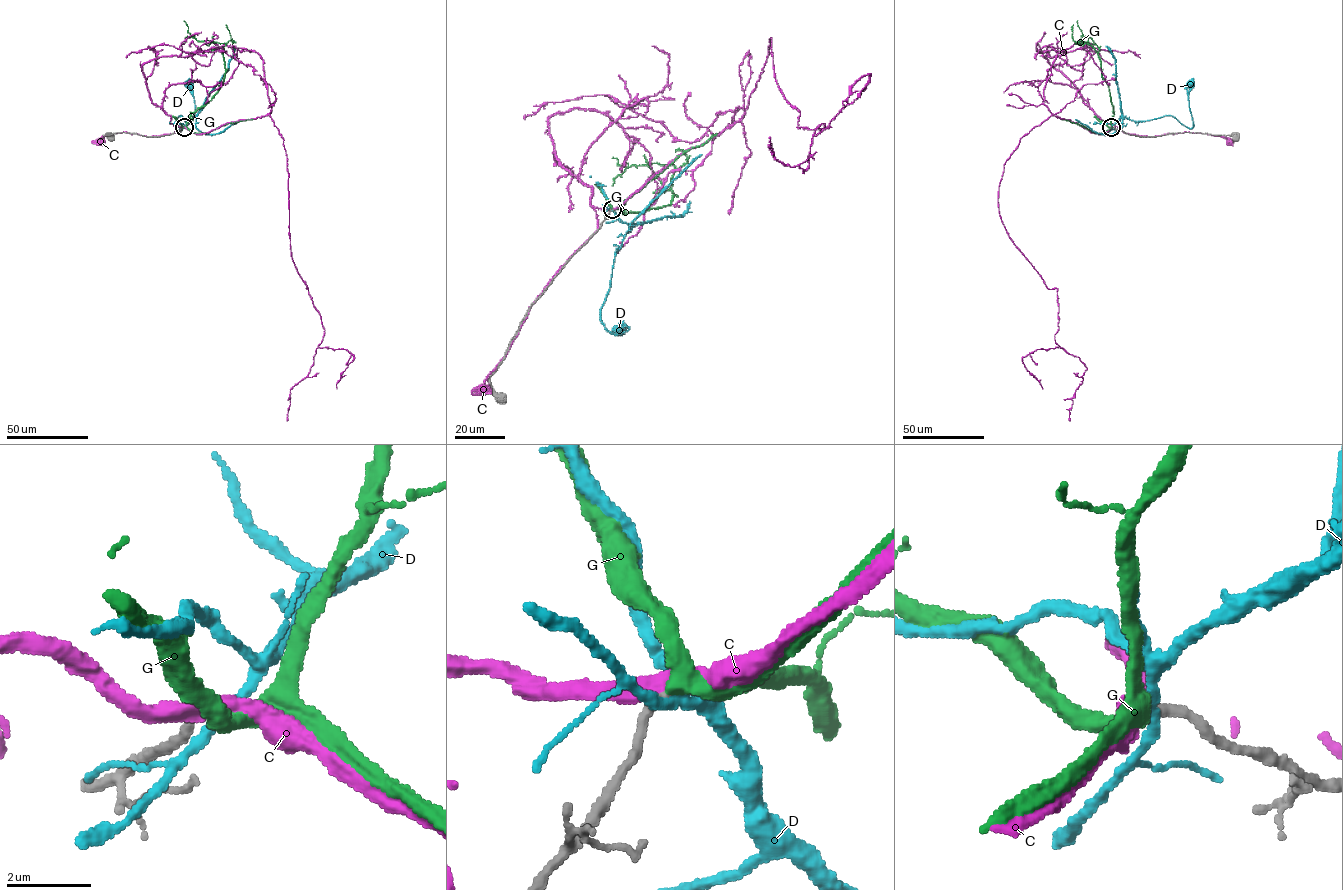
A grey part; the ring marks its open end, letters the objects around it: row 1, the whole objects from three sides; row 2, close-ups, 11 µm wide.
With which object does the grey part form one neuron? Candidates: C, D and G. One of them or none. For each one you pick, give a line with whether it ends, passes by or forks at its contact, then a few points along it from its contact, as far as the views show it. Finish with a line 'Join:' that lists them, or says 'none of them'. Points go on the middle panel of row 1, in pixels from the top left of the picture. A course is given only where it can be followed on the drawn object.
G: it passes by | via (611, 209), (642, 212), (668, 206), (674, 194), (671, 179), (676, 168), (656, 163), (626, 166), (611, 158)
Join: G

